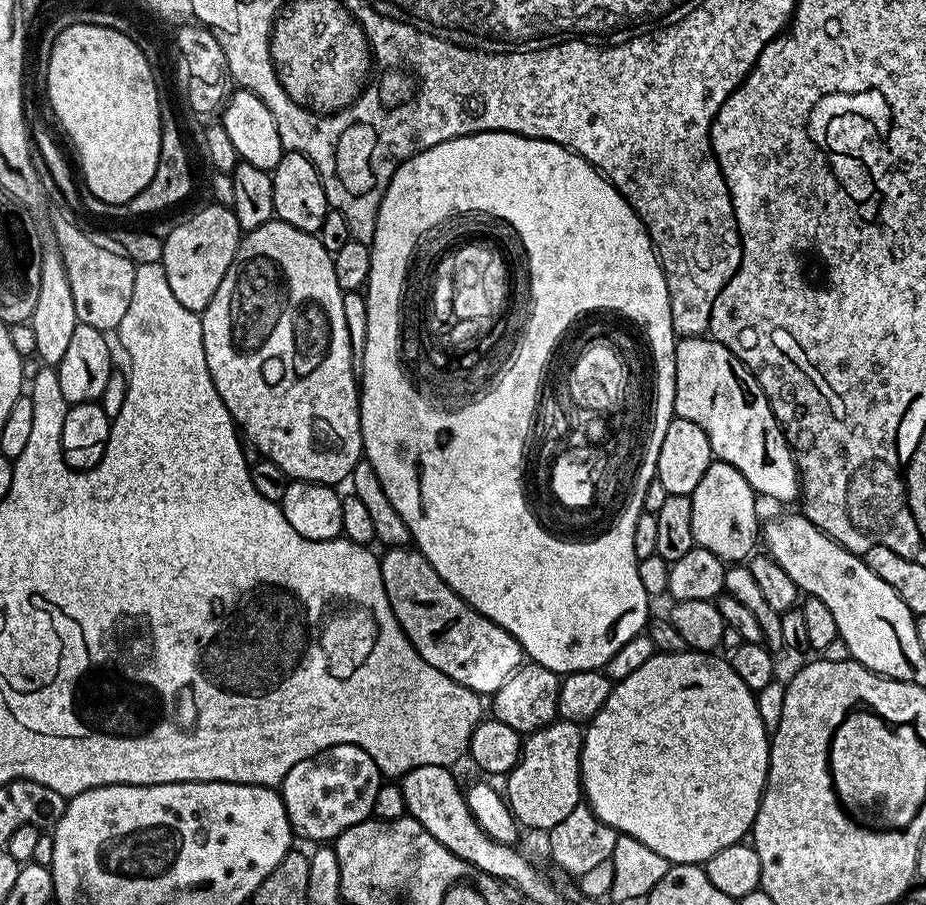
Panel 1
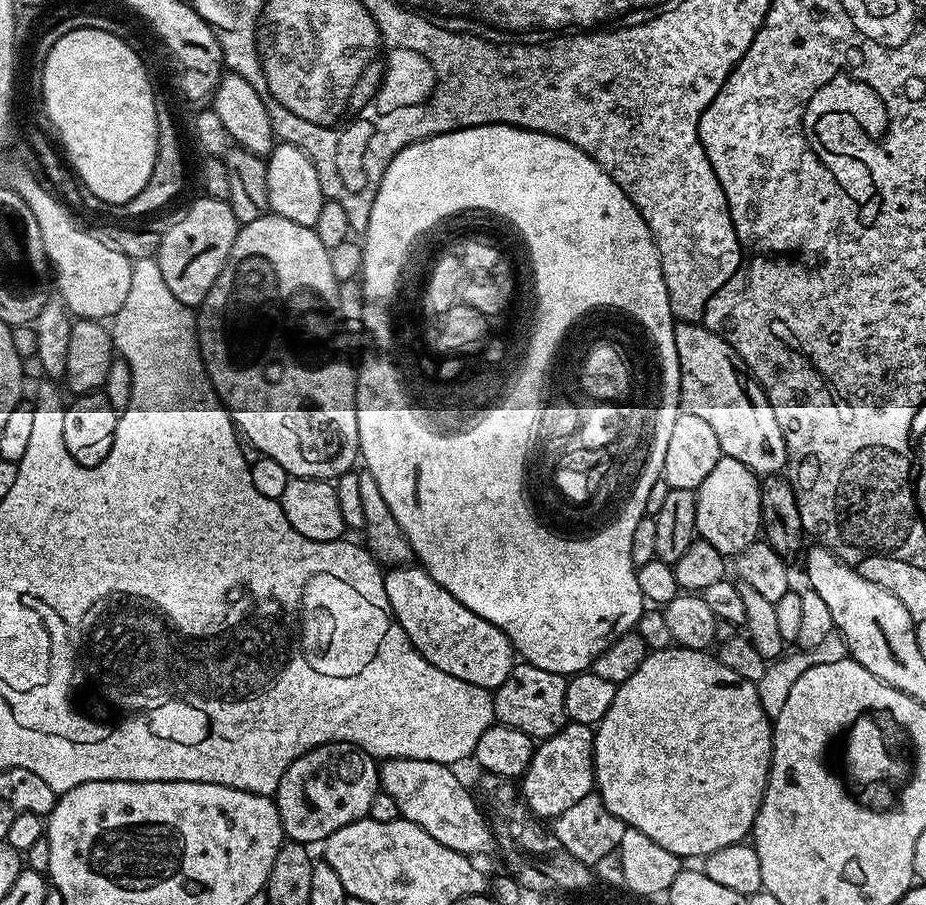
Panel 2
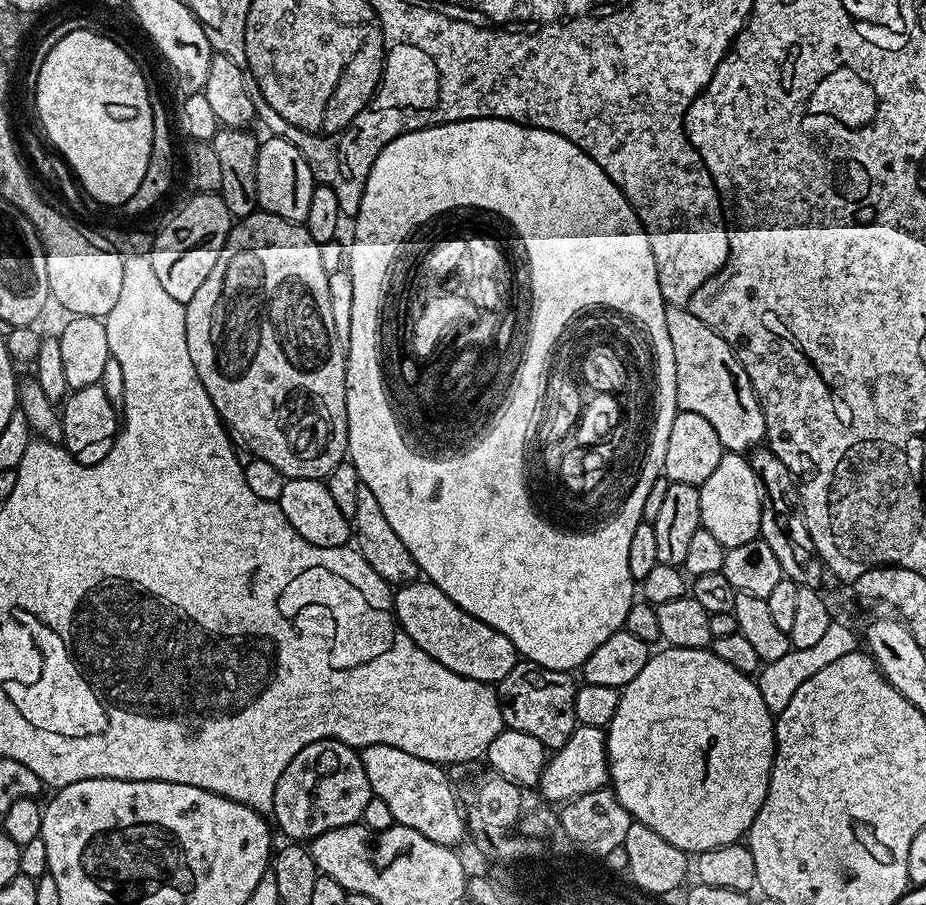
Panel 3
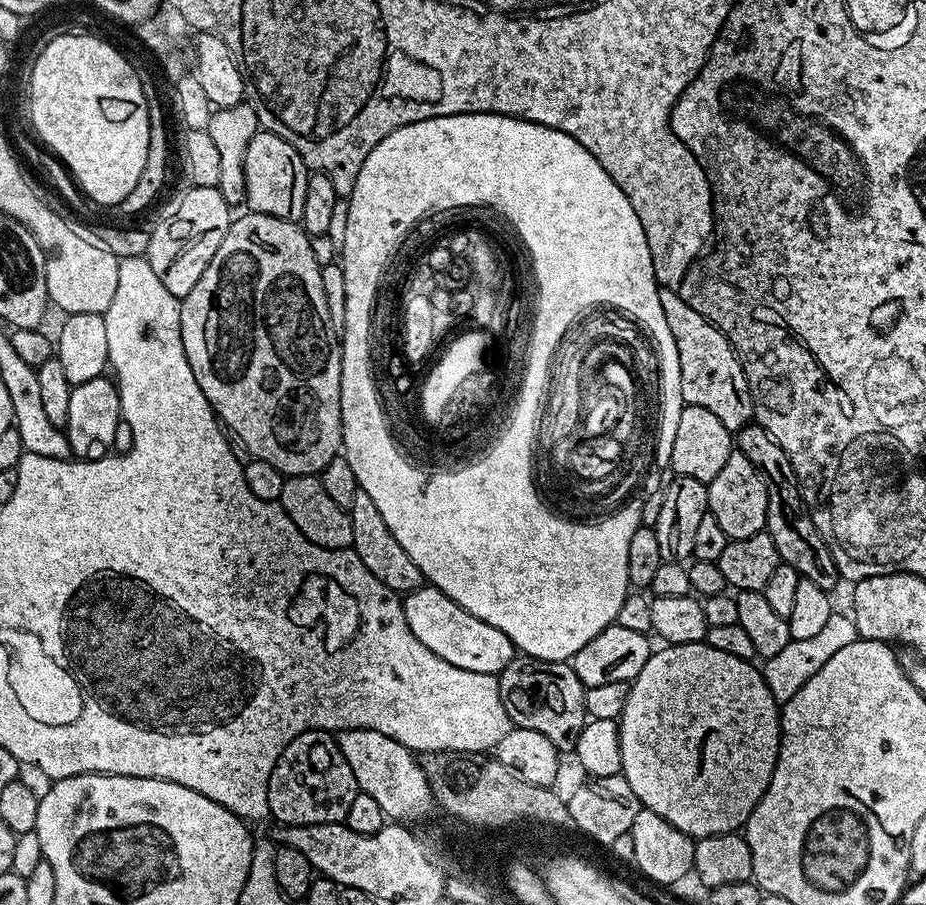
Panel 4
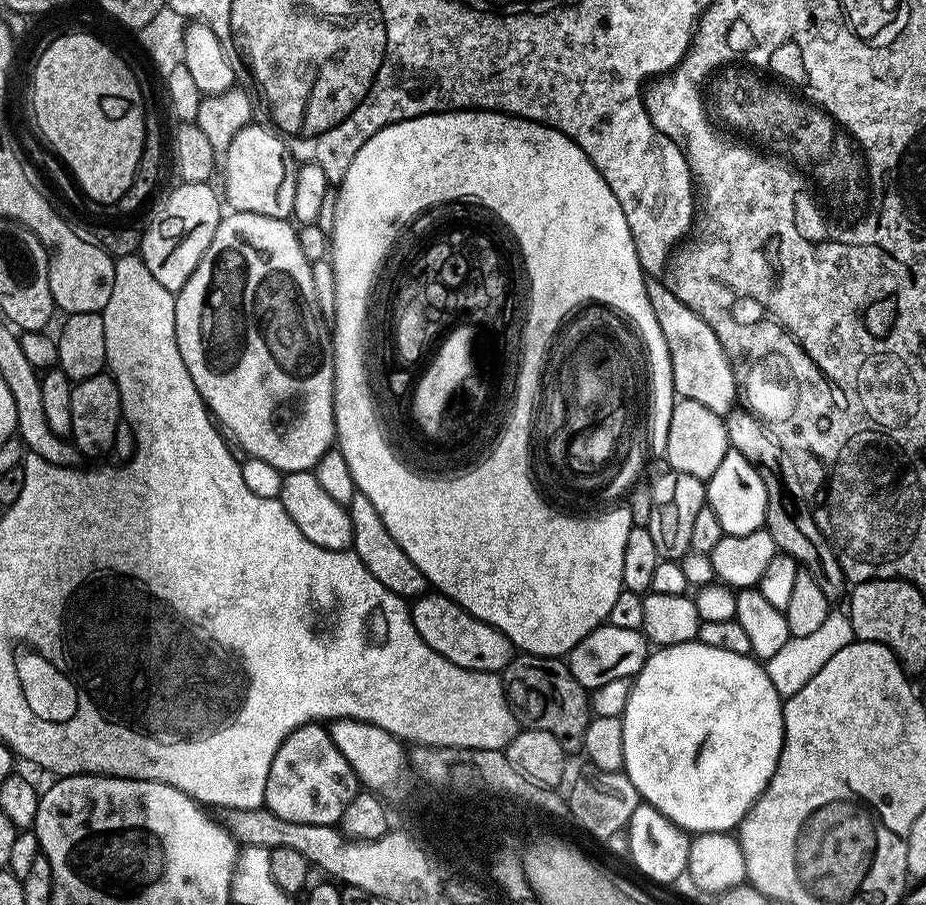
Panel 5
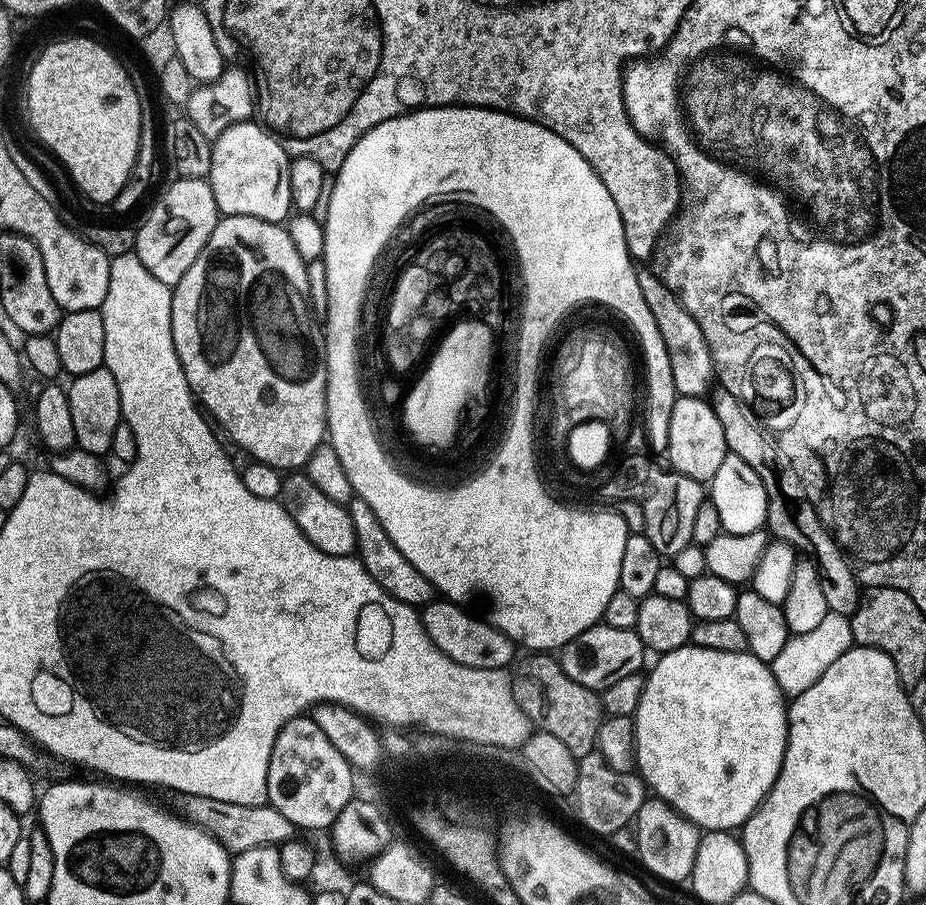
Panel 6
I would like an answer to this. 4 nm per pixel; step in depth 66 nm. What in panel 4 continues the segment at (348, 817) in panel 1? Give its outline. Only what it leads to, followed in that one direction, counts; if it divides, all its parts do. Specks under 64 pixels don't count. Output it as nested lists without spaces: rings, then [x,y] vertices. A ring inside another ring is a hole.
[[[309,730],[302,733],[301,736],[293,738],[292,741],[282,750],[282,754],[278,758],[278,762],[270,774],[270,782],[268,783],[268,810],[271,819],[274,818],[276,820],[281,820],[279,823],[284,826],[289,824],[338,824],[347,821],[350,806],[354,806],[354,802],[356,801],[359,792],[359,784],[355,780],[355,774],[351,772],[351,768],[347,764],[346,758],[343,757],[342,750],[337,744],[337,737],[328,730]]]

